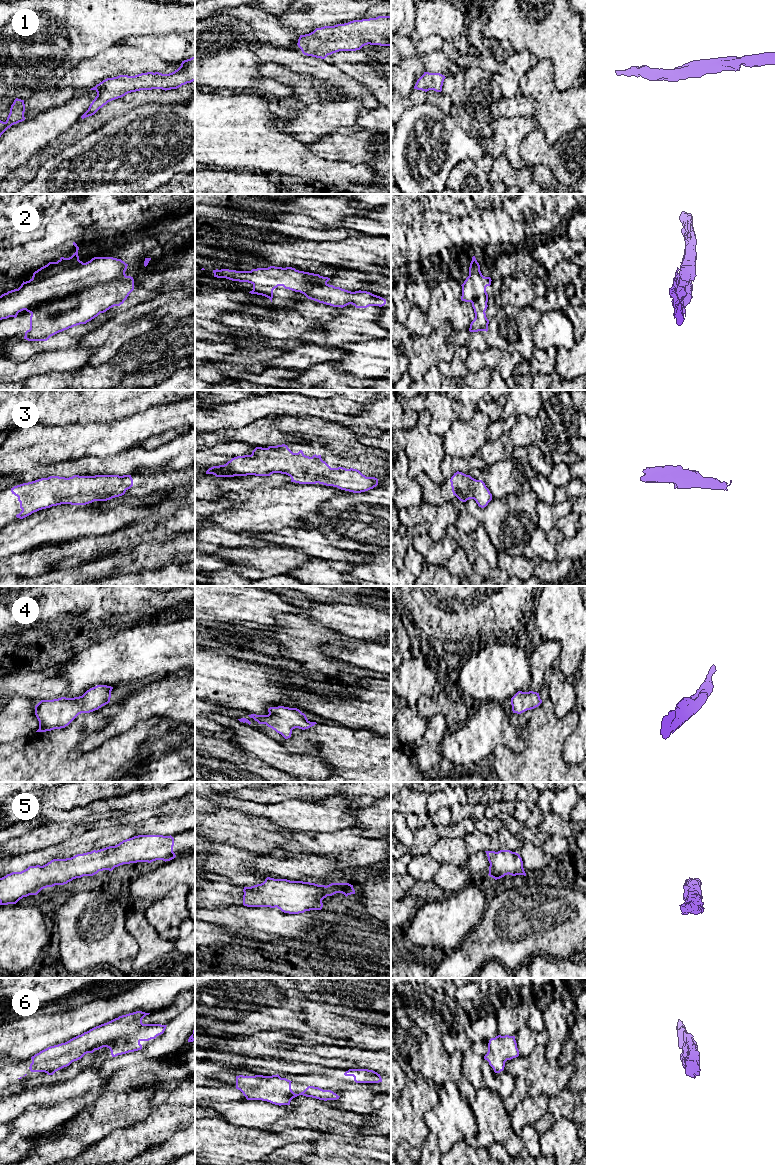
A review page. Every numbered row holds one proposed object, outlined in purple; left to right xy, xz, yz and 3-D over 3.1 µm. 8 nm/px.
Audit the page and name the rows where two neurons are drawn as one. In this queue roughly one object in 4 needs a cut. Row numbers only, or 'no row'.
no row

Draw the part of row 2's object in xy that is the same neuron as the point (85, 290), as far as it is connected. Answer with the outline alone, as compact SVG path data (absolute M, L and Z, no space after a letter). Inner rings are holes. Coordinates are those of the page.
M73 242L73 245L76 247L76 252L71 257L69 258L61 257L57 262L49 262L47 265L35 271L33 273L32 278L29 281L26 282L23 281L23 283L18 289L8 291L7 293L4 293L0 296L0 320L7 319L9 317L16 318L18 313L23 310L26 310L31 314L30 329L25 332L24 336L24 339L28 341L47 341L51 336L59 332L62 332L64 330L67 330L69 328L72 328L80 324L86 324L87 322L97 317L100 313L104 313L114 306L120 306L121 304L123 304L124 301L129 296L129 294L134 290L134 279L133 277L127 276L125 274L128 264L126 264L124 261L113 257L94 257L90 261L83 263L82 261L79 260L78 256L79 247L75 242Z

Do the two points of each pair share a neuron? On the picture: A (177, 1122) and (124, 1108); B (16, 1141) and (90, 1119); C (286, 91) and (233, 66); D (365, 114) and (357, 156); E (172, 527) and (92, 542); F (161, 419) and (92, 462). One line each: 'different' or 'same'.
A: different
B: different
C: same
D: different
E: same
F: different

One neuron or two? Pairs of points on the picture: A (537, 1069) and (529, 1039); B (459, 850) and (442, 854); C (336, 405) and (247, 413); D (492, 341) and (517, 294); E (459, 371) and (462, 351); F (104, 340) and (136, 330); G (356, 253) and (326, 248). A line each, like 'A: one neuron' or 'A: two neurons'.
A: two neurons
B: one neuron
C: one neuron
D: two neurons
E: one neuron
F: one neuron
G: one neuron

